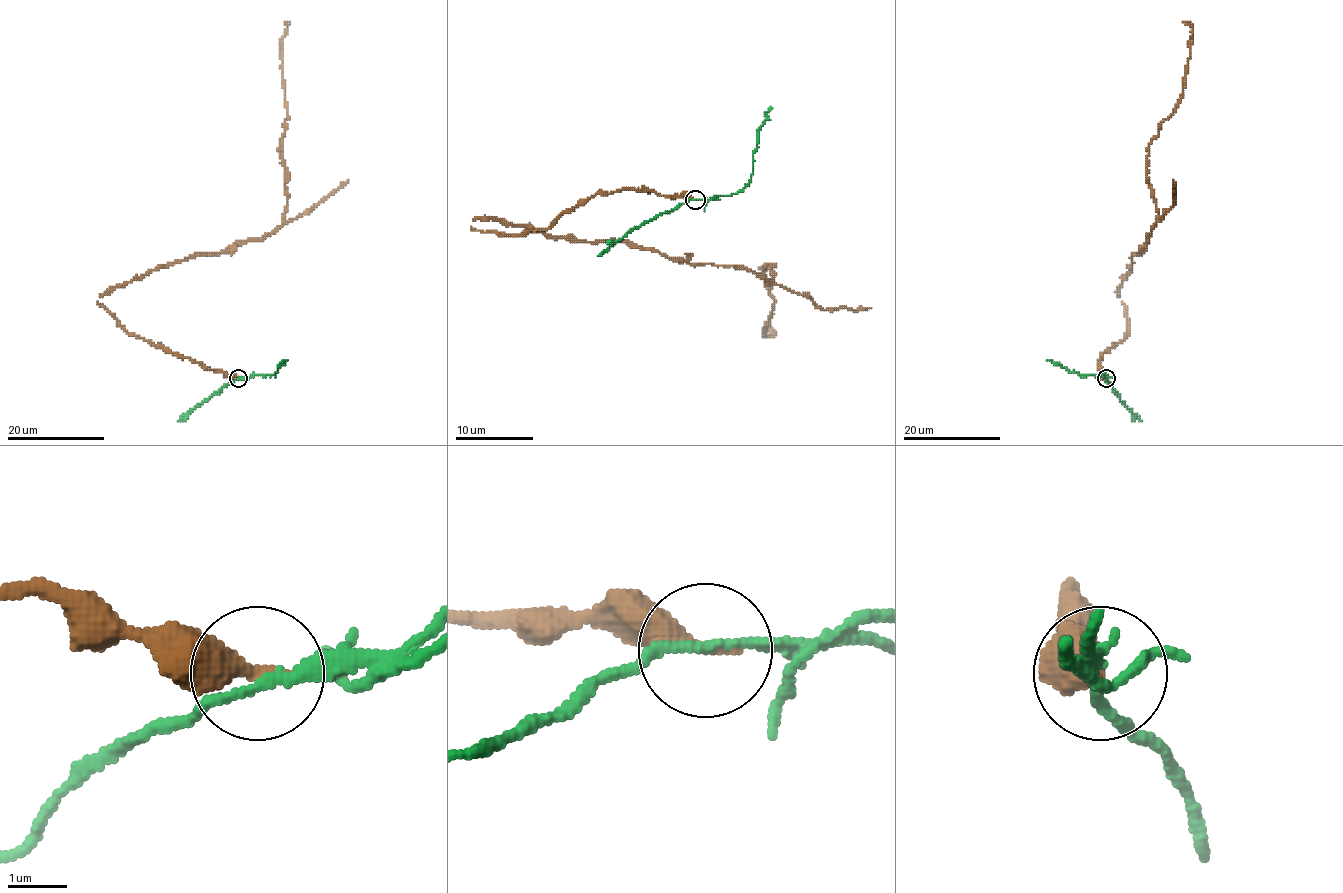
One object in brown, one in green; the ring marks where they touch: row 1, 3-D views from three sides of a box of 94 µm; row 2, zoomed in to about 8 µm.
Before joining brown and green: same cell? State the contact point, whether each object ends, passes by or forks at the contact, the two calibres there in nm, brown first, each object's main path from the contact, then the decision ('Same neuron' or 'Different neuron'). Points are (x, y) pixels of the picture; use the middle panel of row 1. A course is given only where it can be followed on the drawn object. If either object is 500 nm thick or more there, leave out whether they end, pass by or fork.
Place: (695, 200). At the ring brown ends. At the ring green passes by. Thickness 400 nm (brown) against 150 nm. Course of brown: (694, 199), (597, 193), (547, 228), (471, 226), (622, 242), (768, 283), (772, 265), (770, 337), (768, 322). Course of green: (694, 199), (737, 193), (749, 182), (756, 149), (756, 129), (764, 122), (770, 106). Different neuron

